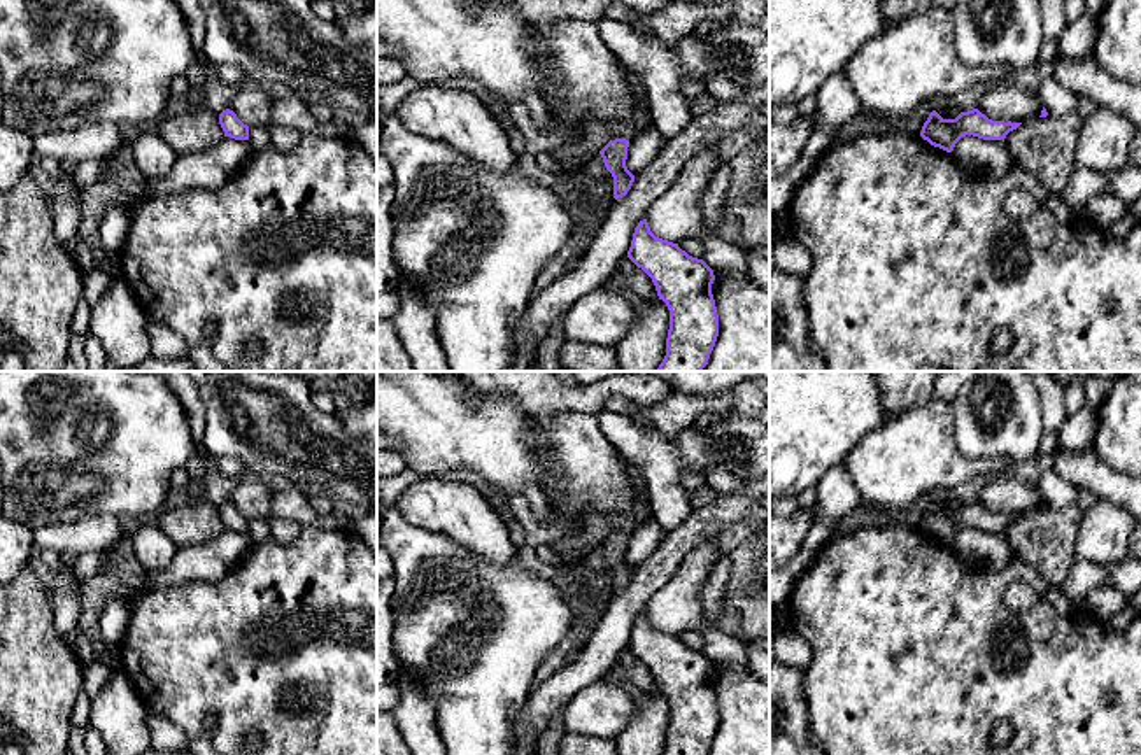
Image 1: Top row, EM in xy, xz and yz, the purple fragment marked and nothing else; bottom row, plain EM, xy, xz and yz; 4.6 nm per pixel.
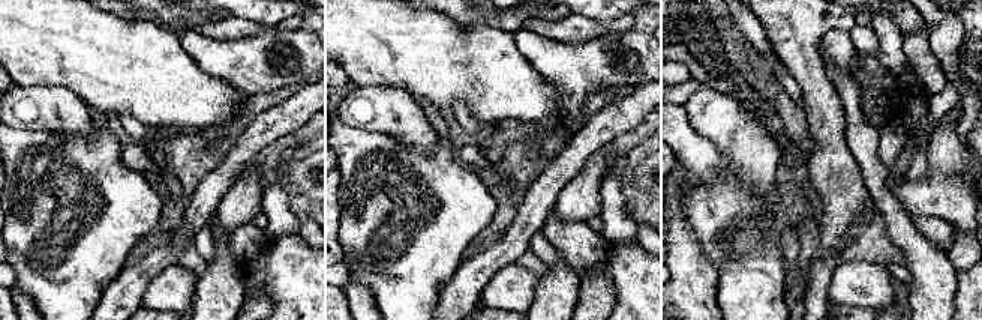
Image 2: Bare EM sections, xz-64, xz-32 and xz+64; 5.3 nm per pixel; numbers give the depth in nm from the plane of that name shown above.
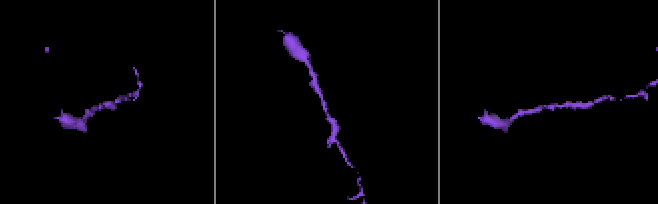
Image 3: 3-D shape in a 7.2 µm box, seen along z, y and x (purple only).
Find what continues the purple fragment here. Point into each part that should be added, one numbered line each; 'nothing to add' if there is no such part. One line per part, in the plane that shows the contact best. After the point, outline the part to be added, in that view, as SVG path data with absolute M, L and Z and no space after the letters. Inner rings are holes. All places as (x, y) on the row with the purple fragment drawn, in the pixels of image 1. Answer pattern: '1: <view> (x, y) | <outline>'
nothing to add

